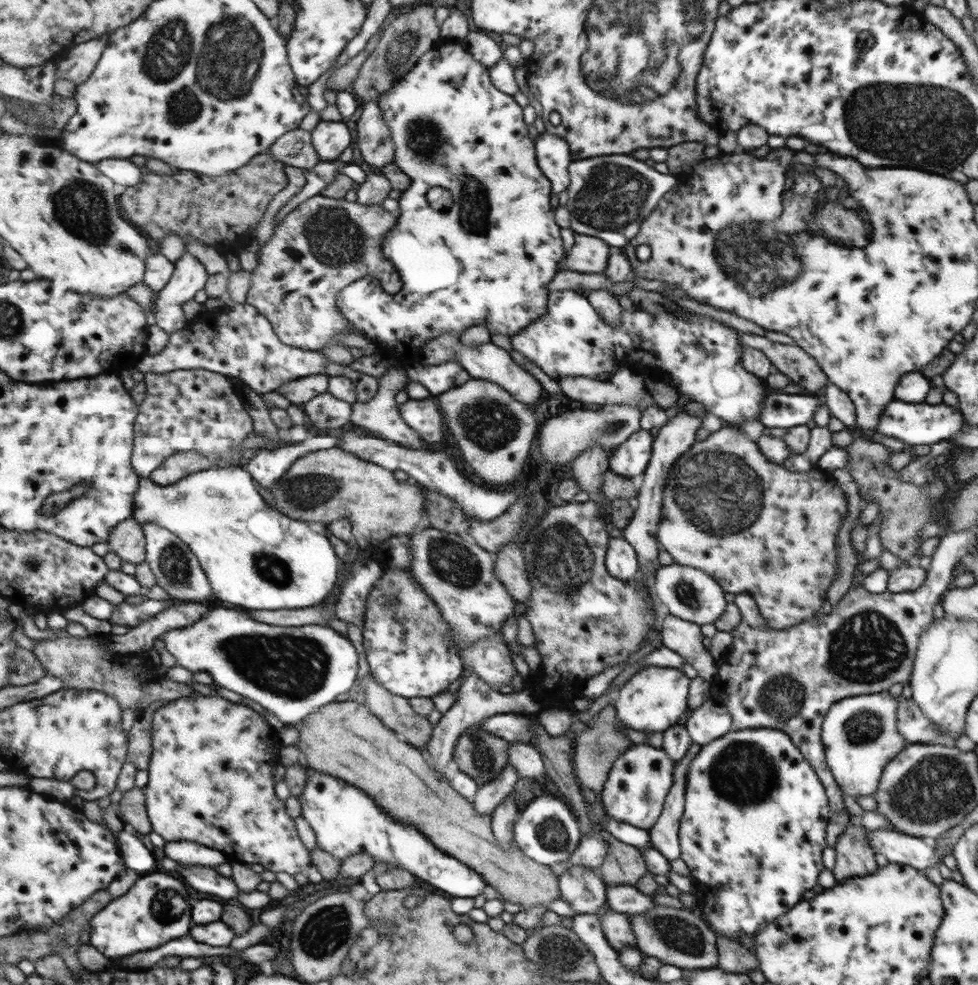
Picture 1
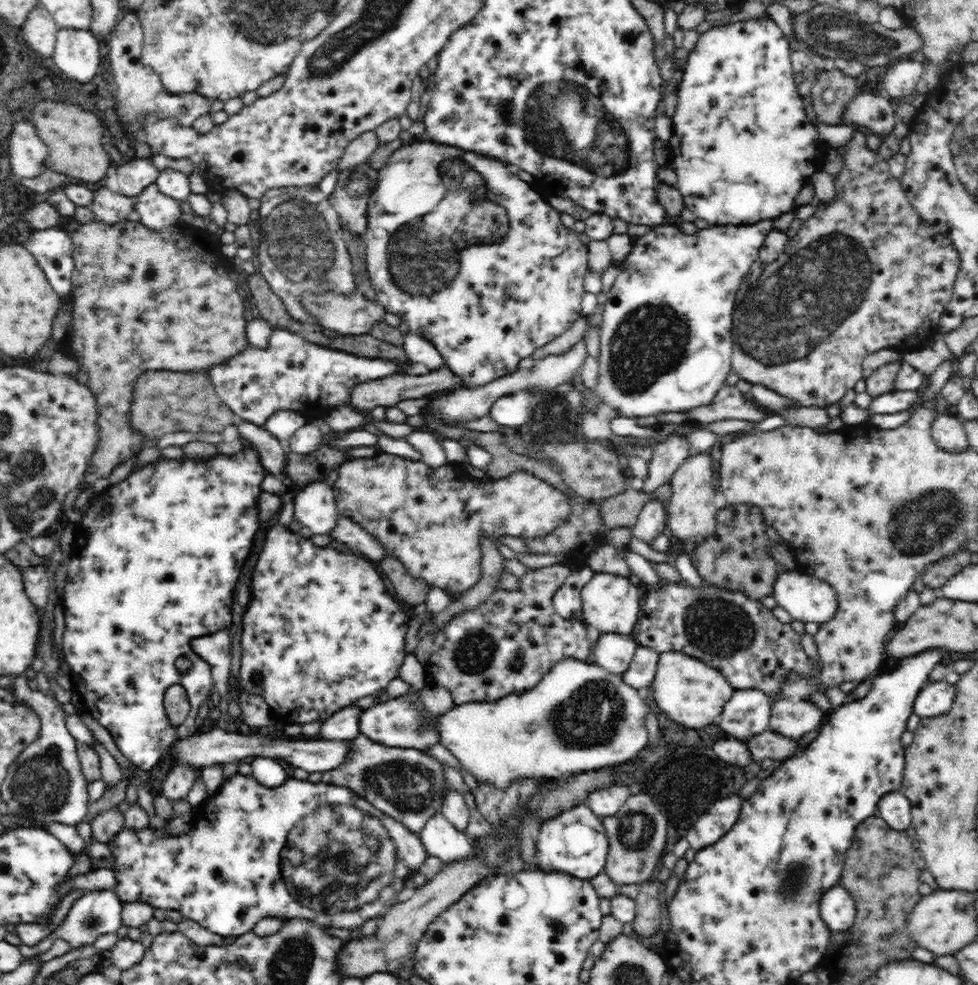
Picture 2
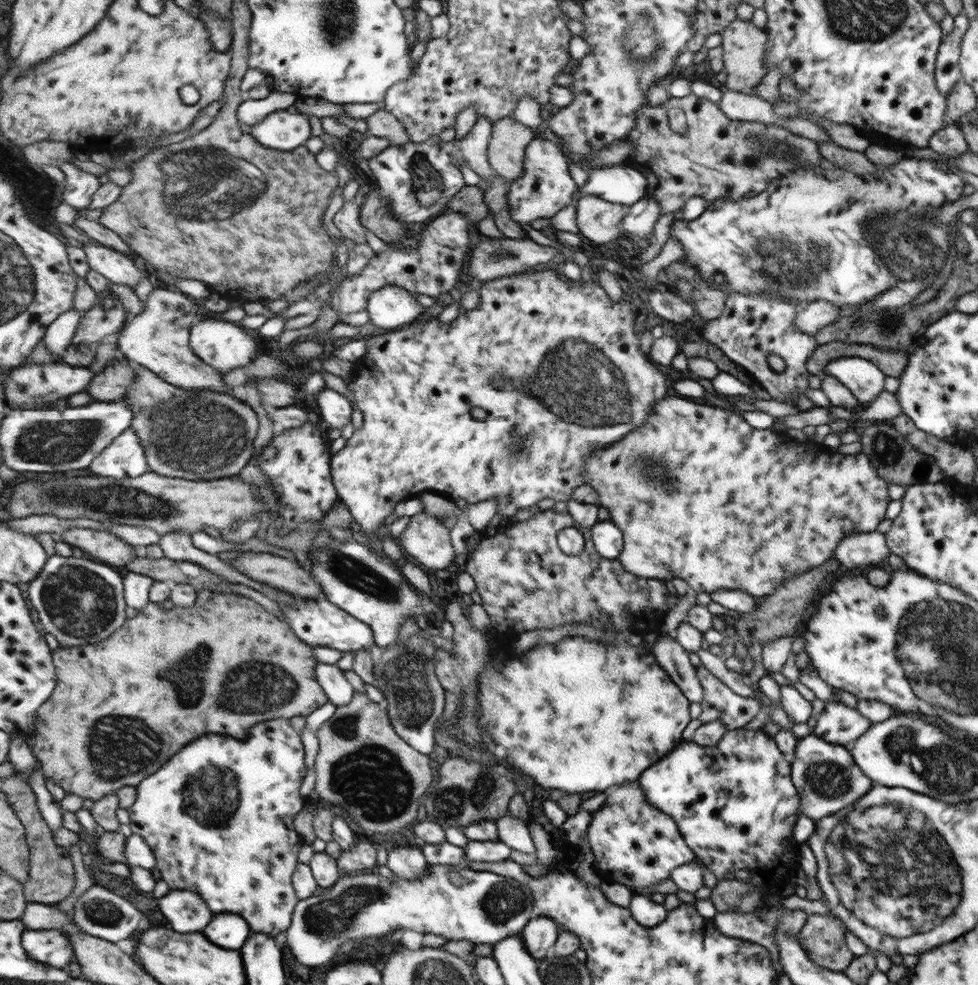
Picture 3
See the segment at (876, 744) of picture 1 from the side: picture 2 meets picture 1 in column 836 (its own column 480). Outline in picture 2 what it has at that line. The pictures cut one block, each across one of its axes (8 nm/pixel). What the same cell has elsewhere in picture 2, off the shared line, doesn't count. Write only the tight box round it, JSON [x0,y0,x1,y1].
[430,657,649,789]

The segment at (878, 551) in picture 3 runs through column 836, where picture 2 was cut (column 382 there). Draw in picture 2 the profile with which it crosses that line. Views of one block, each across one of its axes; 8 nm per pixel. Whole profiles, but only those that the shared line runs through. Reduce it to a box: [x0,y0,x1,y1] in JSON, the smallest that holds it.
[330,515,386,564]

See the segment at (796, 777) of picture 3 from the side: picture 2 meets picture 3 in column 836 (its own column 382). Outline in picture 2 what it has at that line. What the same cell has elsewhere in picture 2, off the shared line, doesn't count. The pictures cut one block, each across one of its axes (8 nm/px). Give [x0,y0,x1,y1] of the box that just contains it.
[322,733,447,833]

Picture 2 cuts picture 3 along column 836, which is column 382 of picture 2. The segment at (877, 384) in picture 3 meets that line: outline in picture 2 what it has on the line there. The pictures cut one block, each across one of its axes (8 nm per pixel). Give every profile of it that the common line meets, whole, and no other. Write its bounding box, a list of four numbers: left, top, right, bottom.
[206,327,410,425]

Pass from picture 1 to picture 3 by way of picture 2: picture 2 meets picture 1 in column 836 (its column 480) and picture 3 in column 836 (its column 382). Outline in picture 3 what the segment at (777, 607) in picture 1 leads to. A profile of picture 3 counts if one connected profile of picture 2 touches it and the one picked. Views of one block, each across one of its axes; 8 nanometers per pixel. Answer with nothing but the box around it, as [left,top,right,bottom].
[584,396,891,598]

